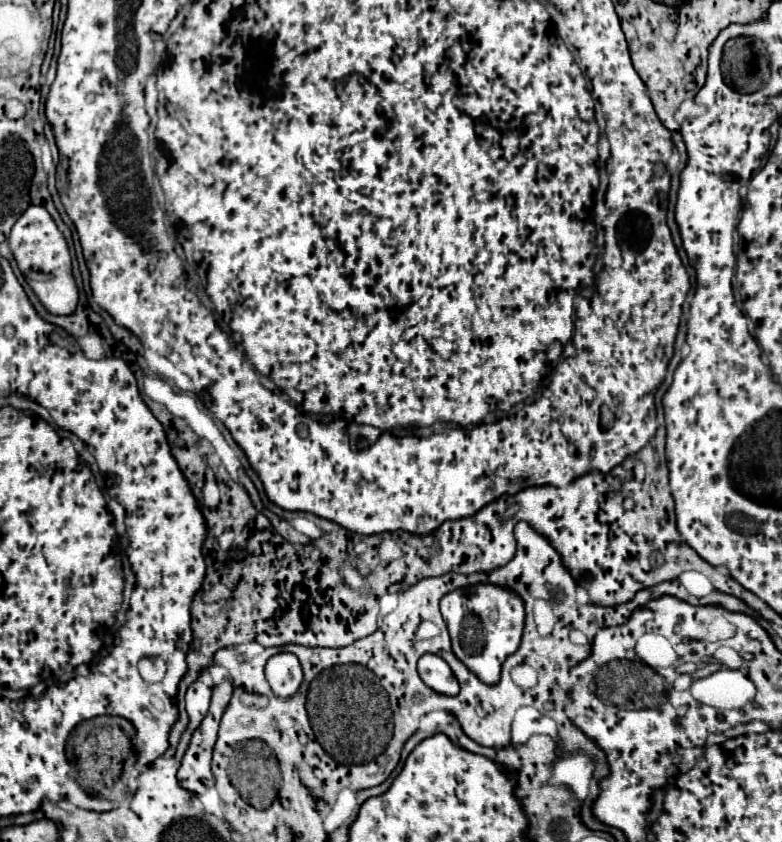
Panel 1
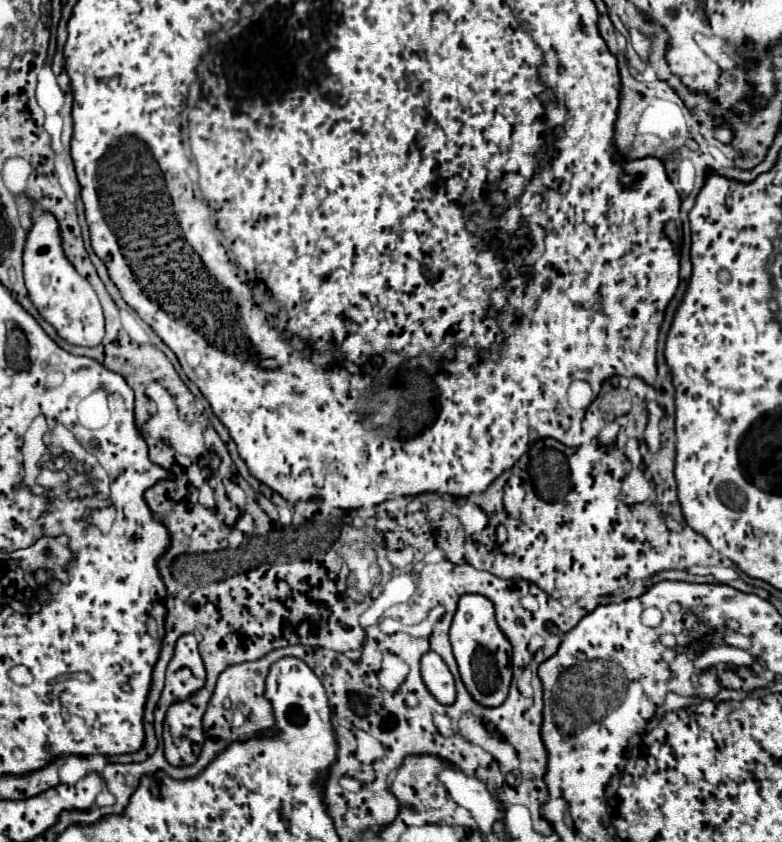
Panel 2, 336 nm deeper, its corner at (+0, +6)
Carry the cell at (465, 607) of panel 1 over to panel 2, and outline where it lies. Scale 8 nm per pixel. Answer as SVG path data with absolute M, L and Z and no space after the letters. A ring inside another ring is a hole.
M464 595L460 599L458 611L450 627L450 643L454 649L462 683L472 695L472 699L484 707L498 707L500 703L504 703L512 679L510 667L512 645L500 631L494 615L494 605L486 597Z

